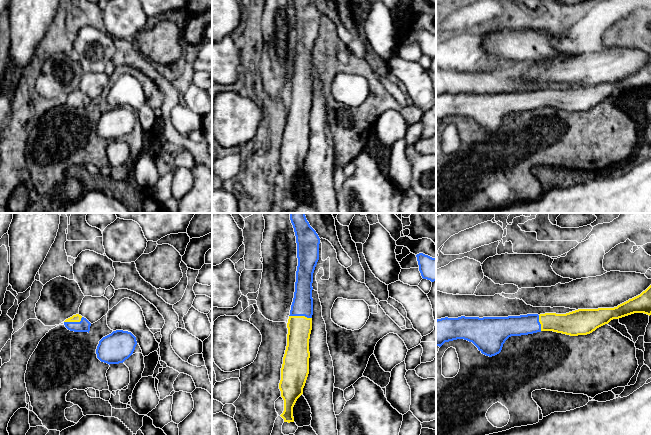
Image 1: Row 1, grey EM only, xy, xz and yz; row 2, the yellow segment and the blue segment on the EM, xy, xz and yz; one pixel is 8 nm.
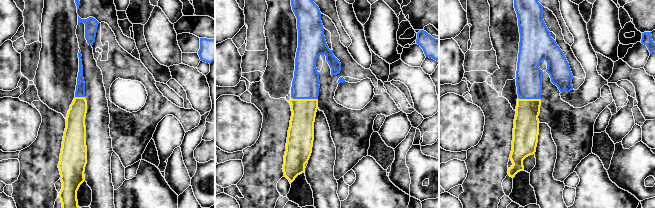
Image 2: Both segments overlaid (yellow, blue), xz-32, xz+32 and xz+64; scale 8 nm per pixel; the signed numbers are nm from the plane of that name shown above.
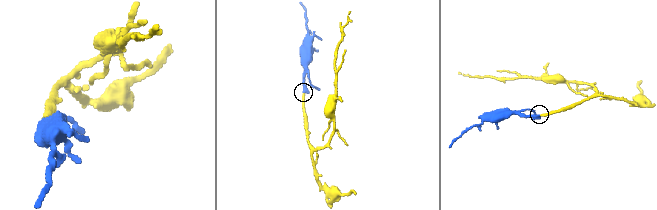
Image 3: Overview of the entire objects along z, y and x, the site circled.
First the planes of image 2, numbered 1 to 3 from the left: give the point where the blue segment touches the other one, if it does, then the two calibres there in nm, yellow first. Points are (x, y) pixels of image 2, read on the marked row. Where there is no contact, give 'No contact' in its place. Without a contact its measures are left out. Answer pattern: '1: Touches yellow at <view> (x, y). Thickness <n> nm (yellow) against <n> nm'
1: Touches yellow at xz-32 (80, 97). Thickness 160 nm (yellow) against 80 nm
2: Touches yellow at xz+32 (304, 99). Thickness 200 nm (yellow) against 220 nm
3: Touches yellow at xz+64 (529, 99). Thickness 200 nm (yellow) against 200 nm

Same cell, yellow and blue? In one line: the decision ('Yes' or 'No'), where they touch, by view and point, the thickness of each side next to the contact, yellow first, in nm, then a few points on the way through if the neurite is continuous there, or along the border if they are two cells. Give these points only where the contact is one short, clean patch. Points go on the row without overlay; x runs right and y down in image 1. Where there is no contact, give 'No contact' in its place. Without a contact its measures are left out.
Yes. Touches yellow at xz (300, 92). Thickness 190 nm (yellow) against 170 nm. Path across: xz (299, 103), (300, 92), (302, 81)

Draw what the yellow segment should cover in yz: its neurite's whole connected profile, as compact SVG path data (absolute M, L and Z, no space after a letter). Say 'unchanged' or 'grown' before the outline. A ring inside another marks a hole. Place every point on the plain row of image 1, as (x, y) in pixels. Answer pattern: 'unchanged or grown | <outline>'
grown | M651 61L640 71L614 84L578 85L566 90L545 89L508 93L441 94L436 96L436 122L464 115L489 133L499 130L511 112L553 107L570 112L587 111L597 104L634 89L651 91Z

